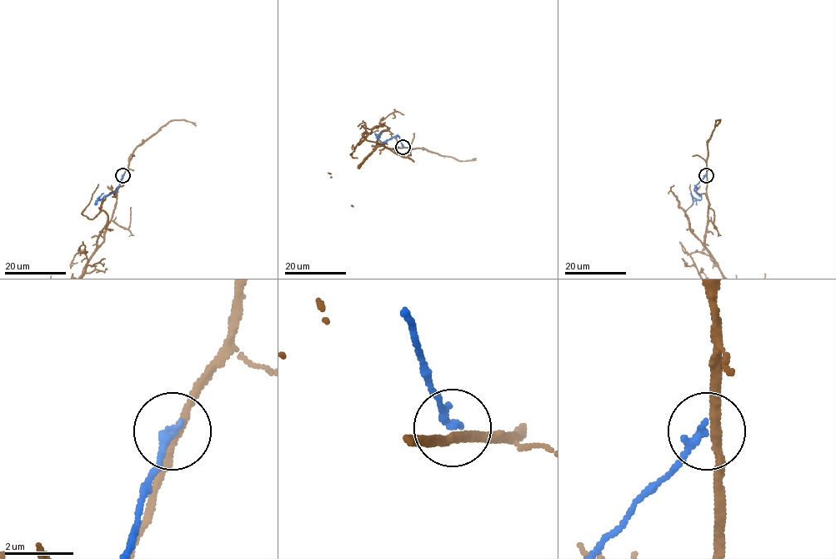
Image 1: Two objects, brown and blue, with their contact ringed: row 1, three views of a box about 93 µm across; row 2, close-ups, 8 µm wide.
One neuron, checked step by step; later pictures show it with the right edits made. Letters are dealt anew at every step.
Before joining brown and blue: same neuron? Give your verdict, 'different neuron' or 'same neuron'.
different neuron

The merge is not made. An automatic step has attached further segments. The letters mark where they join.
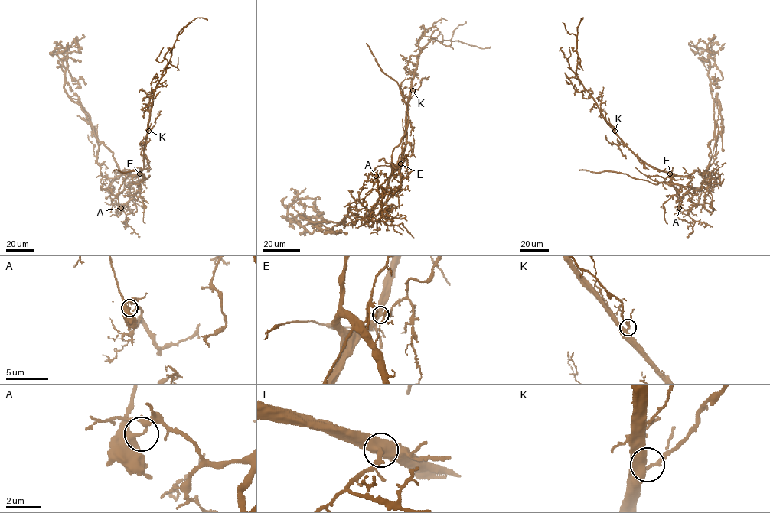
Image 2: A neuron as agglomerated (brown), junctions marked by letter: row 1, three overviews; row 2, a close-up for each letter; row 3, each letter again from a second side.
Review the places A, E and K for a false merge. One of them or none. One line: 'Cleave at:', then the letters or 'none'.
Cleave at: A

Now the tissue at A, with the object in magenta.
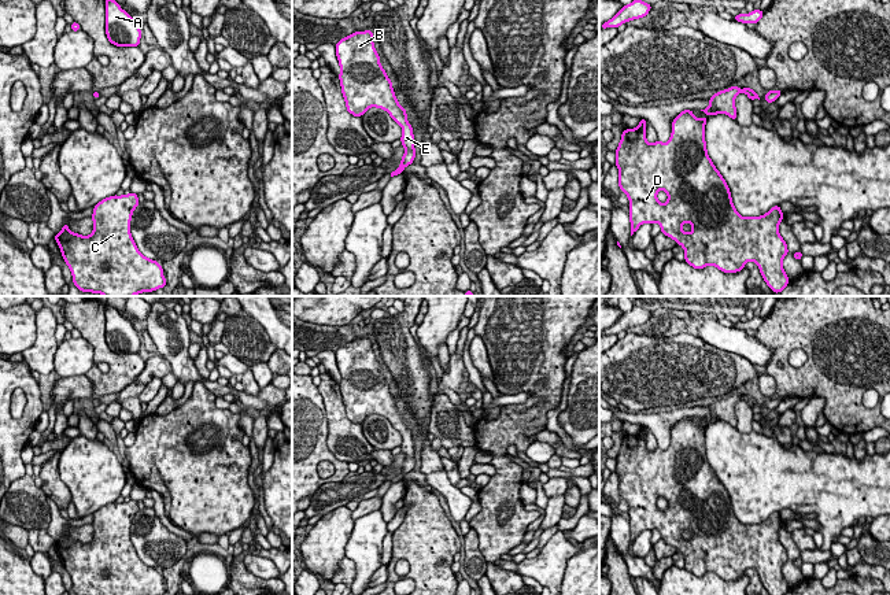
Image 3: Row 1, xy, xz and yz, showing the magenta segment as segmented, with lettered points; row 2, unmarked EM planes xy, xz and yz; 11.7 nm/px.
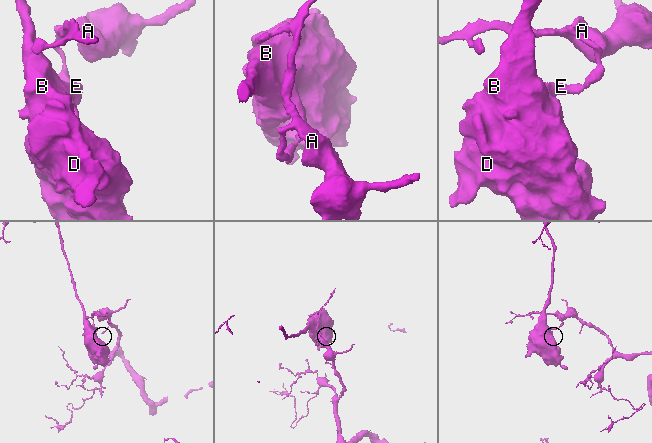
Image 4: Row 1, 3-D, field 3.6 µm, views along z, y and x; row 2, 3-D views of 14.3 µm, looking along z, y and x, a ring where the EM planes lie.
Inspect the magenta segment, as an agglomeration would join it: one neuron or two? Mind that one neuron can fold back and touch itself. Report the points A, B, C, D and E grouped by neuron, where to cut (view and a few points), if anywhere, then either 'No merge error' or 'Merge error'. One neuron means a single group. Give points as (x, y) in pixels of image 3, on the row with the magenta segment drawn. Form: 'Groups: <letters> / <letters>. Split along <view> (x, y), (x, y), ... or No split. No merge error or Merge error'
Groups: A / B C D E. Split along yz (776, 91), (779, 95). Merge error

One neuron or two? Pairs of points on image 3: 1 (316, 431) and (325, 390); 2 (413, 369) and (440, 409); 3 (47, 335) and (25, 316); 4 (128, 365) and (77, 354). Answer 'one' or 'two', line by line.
1: two
2: two
3: two
4: two

